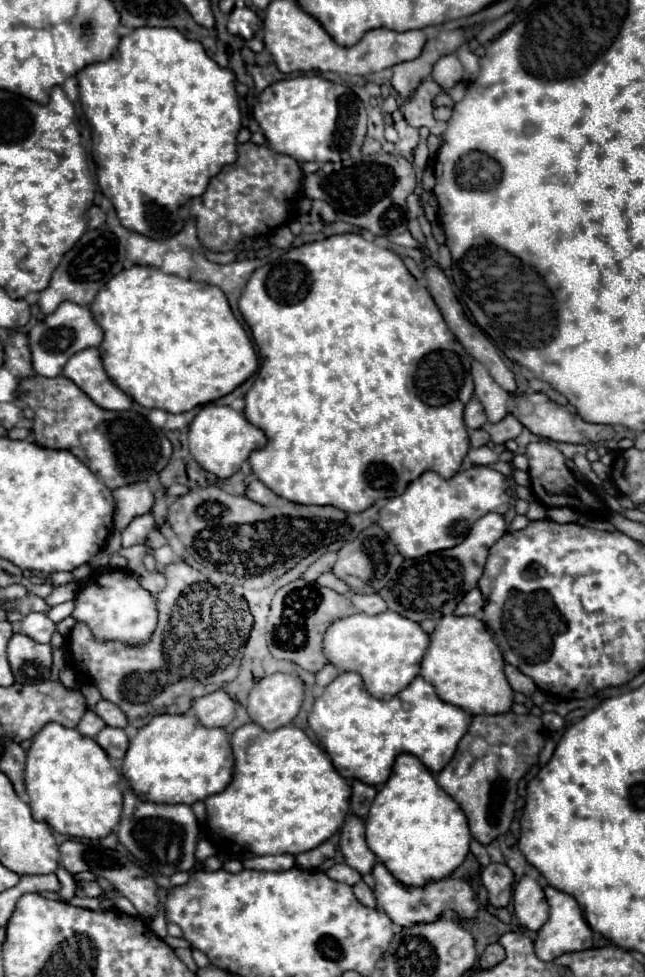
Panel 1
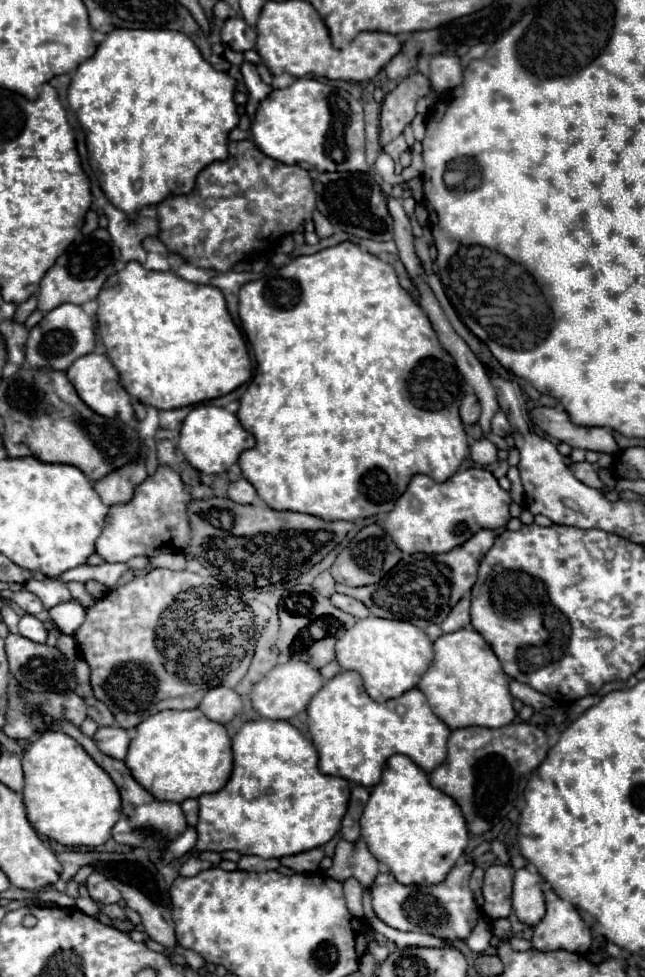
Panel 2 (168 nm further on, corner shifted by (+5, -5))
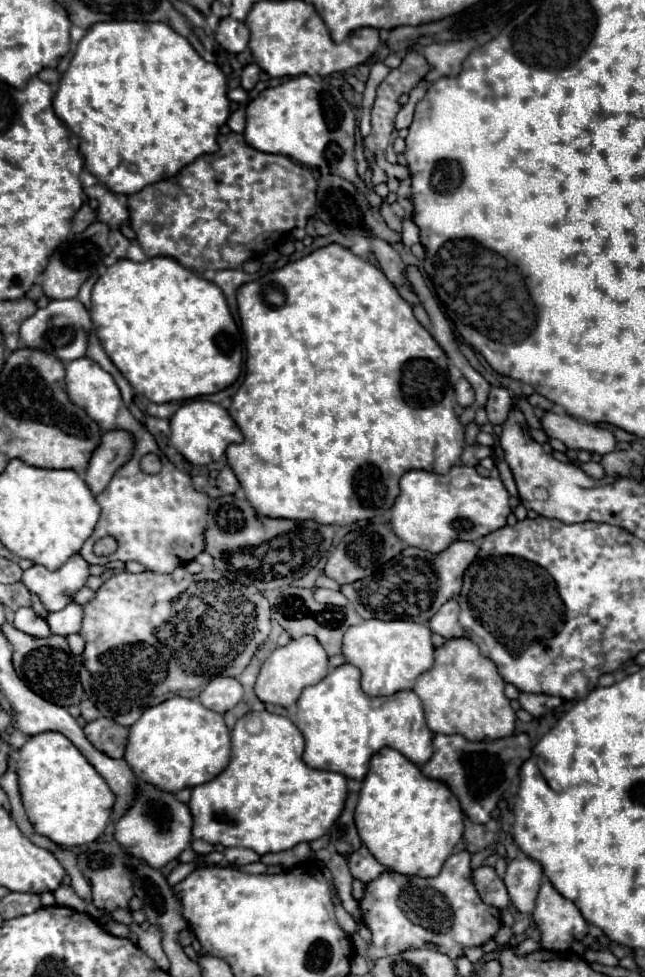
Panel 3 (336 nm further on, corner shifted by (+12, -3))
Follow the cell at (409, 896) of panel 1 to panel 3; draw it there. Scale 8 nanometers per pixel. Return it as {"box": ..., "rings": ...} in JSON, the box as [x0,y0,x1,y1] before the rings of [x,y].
{"box":[359,853,501,959],"rings":[[[453,853],[437,877],[407,877],[385,871],[367,885],[359,901],[361,921],[373,933],[373,945],[395,947],[399,951],[435,945],[437,951],[459,959],[469,947],[481,947],[501,929],[501,915],[477,895],[471,879],[471,853]]]}

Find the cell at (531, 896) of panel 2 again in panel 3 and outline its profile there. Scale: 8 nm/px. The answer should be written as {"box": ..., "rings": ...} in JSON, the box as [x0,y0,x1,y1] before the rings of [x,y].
{"box":[503,855,543,913],"rings":[[[521,855],[509,861],[503,881],[513,905],[521,913],[533,911],[535,897],[541,887],[541,879],[543,879],[543,869],[535,859]]]}

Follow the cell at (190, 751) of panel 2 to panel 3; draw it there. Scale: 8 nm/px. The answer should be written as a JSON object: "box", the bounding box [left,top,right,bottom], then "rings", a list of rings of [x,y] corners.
{"box":[125,697,231,793],"rings":[[[171,697],[149,707],[137,723],[131,725],[125,761],[137,779],[163,791],[177,793],[217,777],[229,763],[231,737],[223,715],[209,711],[195,699]]]}

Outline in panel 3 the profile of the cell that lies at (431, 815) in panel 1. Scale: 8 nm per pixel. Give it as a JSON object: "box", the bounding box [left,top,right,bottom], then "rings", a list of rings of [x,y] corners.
{"box":[355,747,463,877],"rings":[[[383,747],[369,761],[355,809],[355,825],[371,855],[401,875],[435,877],[463,835],[463,811],[445,783],[423,777],[399,751]]]}

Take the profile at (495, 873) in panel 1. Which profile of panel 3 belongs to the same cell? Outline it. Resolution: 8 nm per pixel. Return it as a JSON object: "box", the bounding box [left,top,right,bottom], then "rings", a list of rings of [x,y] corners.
{"box":[473,867,509,909],"rings":[[[479,867],[473,871],[473,883],[477,887],[477,893],[479,897],[491,905],[491,907],[497,907],[497,909],[505,909],[509,907],[509,893],[503,885],[503,881],[497,877],[495,869],[493,867]]]}

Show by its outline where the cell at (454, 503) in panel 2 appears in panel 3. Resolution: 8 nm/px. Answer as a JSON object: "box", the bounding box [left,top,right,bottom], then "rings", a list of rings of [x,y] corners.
{"box":[391,465,511,553],"rings":[[[455,465],[449,473],[437,475],[431,471],[407,471],[401,477],[401,495],[391,507],[391,529],[393,533],[411,547],[419,547],[431,553],[441,553],[453,541],[479,541],[487,533],[497,531],[507,525],[507,517],[511,513],[509,493],[503,487],[501,479],[481,477],[473,467]]]}

